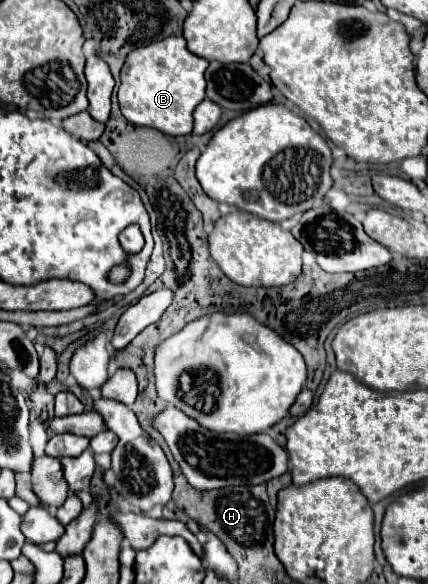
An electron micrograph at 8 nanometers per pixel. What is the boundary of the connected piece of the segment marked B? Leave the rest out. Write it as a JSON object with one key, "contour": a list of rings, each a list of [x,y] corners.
{"contour":[[[171,36],[129,52],[121,70],[119,106],[123,116],[137,124],[157,128],[167,136],[185,136],[193,130],[193,110],[205,98],[205,70],[209,62],[187,50],[183,36]]]}

